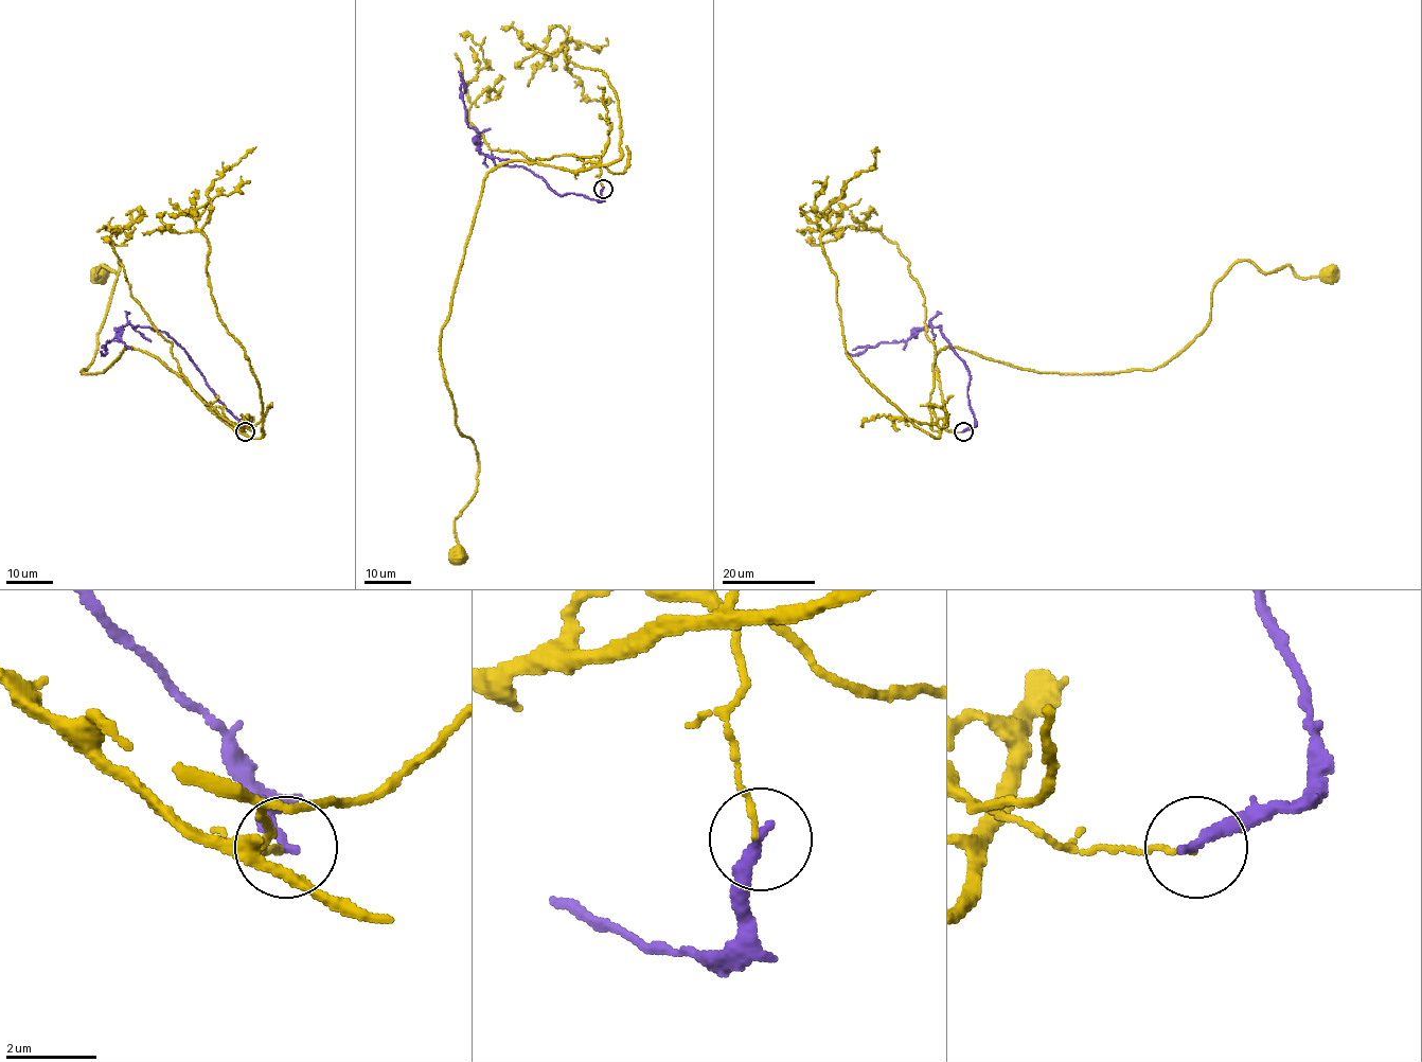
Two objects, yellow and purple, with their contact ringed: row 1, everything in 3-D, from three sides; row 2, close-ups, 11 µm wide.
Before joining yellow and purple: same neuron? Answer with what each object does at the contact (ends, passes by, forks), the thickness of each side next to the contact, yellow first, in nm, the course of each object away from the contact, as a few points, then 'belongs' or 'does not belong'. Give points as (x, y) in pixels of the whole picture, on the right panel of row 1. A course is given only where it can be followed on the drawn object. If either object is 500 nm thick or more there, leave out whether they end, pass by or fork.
yellow ends; purple ends; calibres 100 and 280 nm; course yellow (962, 431), (937, 422), (941, 350), (1062, 374), (1155, 370), (1204, 329), (1213, 285), (1236, 263), (1329, 272); course purple (962, 431), (974, 424), (969, 369), (940, 326), (929, 324), (907, 340), (881, 342), (856, 354), (846, 351); does not belong

